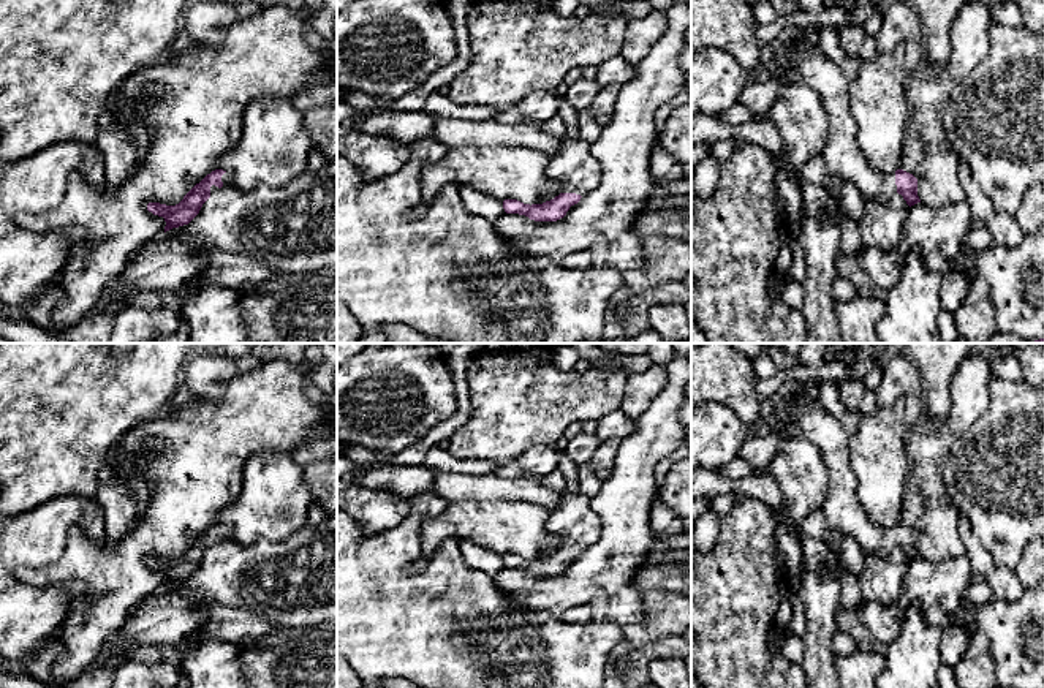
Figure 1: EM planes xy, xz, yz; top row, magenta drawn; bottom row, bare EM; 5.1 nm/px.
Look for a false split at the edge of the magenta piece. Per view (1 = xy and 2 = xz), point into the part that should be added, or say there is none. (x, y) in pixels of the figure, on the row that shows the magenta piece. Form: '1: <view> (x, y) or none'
1: xy (226, 177)
2: xz (573, 165)

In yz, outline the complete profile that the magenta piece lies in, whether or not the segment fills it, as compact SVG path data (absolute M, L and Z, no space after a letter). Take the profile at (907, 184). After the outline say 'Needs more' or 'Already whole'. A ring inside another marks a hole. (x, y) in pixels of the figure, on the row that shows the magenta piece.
M799 32L792 43L778 59L774 76L781 85L808 85L821 98L826 109L829 130L823 147L827 168L843 180L853 182L865 199L886 204L902 195L911 207L921 202L917 196L917 179L897 169L884 174L875 168L857 144L857 125L846 109L848 77L842 66L832 62L819 47L804 43Z. Needs more

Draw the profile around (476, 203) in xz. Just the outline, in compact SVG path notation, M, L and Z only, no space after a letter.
M459 187L459 195L467 210L473 215L481 215L495 223L501 215L506 214L501 199L489 196L471 187Z

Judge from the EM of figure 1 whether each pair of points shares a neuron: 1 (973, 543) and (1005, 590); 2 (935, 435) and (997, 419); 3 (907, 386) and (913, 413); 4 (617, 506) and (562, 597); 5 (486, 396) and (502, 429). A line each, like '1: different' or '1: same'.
1: same
2: different
3: same
4: same
5: same

